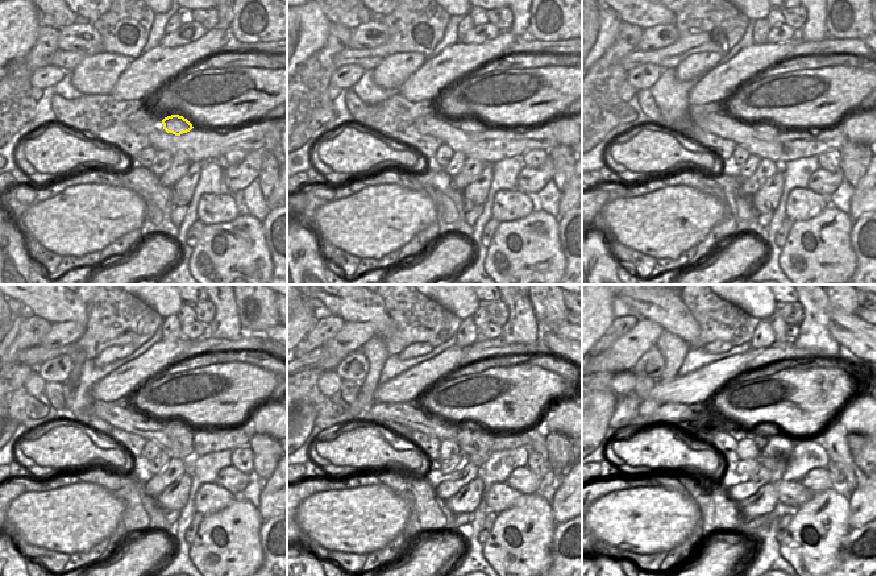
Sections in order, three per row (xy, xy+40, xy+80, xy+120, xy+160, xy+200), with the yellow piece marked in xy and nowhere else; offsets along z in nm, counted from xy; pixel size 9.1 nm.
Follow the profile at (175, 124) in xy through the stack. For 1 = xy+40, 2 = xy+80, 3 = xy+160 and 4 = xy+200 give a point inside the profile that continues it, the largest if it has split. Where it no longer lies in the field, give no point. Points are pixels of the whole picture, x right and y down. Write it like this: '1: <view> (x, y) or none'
1: xy+40 (470, 125)
2: xy+80 (765, 129)
3: xy+160 (478, 452)
4: xy+200 (777, 450)

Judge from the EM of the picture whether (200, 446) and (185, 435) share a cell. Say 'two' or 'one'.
two

